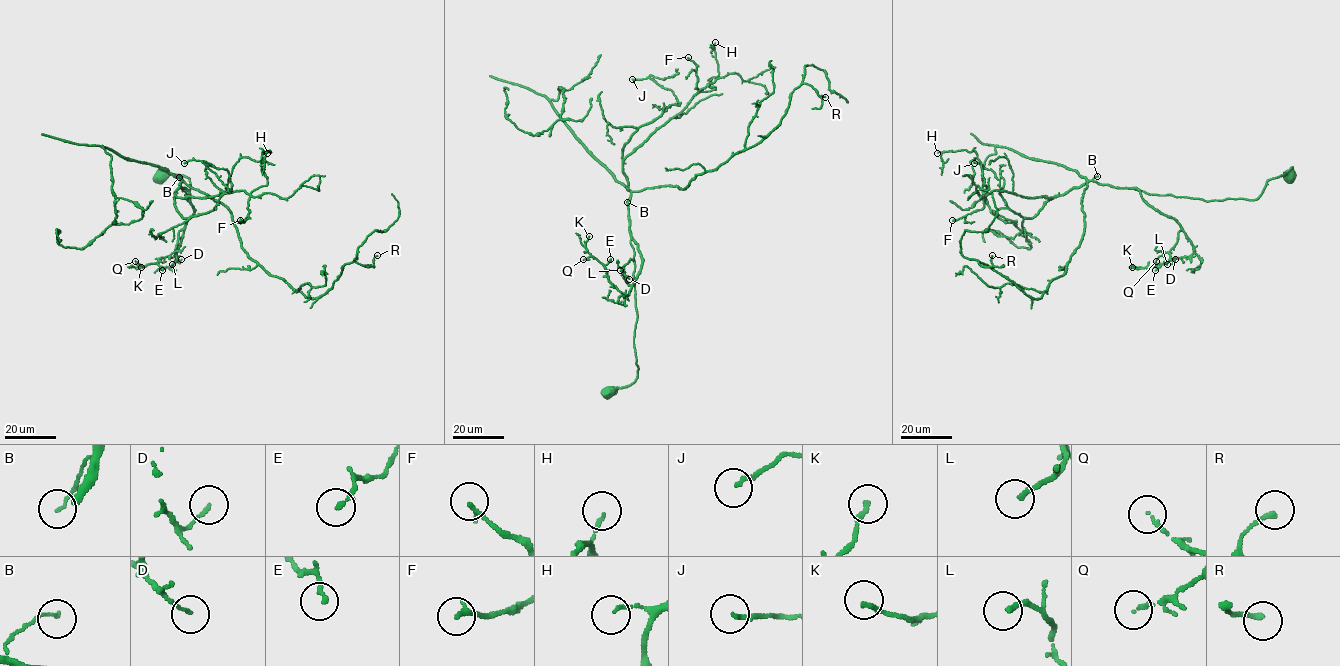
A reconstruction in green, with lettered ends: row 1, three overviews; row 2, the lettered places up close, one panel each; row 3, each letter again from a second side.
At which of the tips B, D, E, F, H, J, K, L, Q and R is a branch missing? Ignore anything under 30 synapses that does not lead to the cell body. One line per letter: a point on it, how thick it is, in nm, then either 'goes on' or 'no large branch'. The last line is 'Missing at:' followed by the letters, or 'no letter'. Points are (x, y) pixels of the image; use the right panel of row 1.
B: place (1097, 176); calibre 110 nm; no large branch
D: place (1175, 259); calibre 110 nm; no large branch
E: place (1155, 270); calibre 190 nm; no large branch
F: place (952, 220); calibre 180 nm; no large branch
H: place (937, 153); calibre 120 nm; no large branch
J: place (974, 163); calibre 140 nm; no large branch
K: place (1132, 267); calibre 200 nm; no large branch
L: place (1167, 264); calibre 190 nm; no large branch
Q: place (1156, 261); calibre 120 nm; no large branch
R: place (992, 255); calibre 190 nm; no large branch
Missing at: no letter

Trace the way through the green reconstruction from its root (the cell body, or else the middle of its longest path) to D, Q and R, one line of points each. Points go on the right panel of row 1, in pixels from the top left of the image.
D: (1290, 175), (1269, 179), (1252, 200), (1205, 201), (1136, 188), (1179, 225), (1170, 251), (1175, 259)
Q: (1290, 175), (1269, 179), (1252, 200), (1136, 188), (1192, 246), (1189, 257), (1156, 261)
R: (1290, 175), (1255, 199), (1208, 201), (1088, 181), (1080, 245), (1039, 298), (978, 262), (992, 266), (992, 255)

